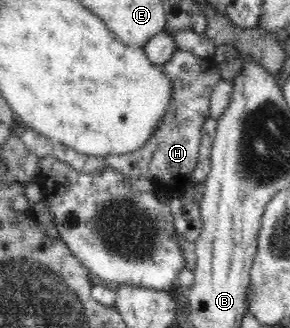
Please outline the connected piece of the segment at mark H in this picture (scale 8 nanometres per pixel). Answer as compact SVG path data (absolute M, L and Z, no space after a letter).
M176 50L162 66L172 82L174 99L168 113L164 113L164 119L160 119L157 128L142 147L122 155L104 157L82 154L64 144L55 143L51 154L78 171L92 173L102 169L114 170L124 176L150 179L156 186L169 192L184 189L186 181L191 181L192 173L198 165L198 148L202 136L200 129L204 121L211 117L212 88L221 80L221 75L212 58L200 58L184 50Z

